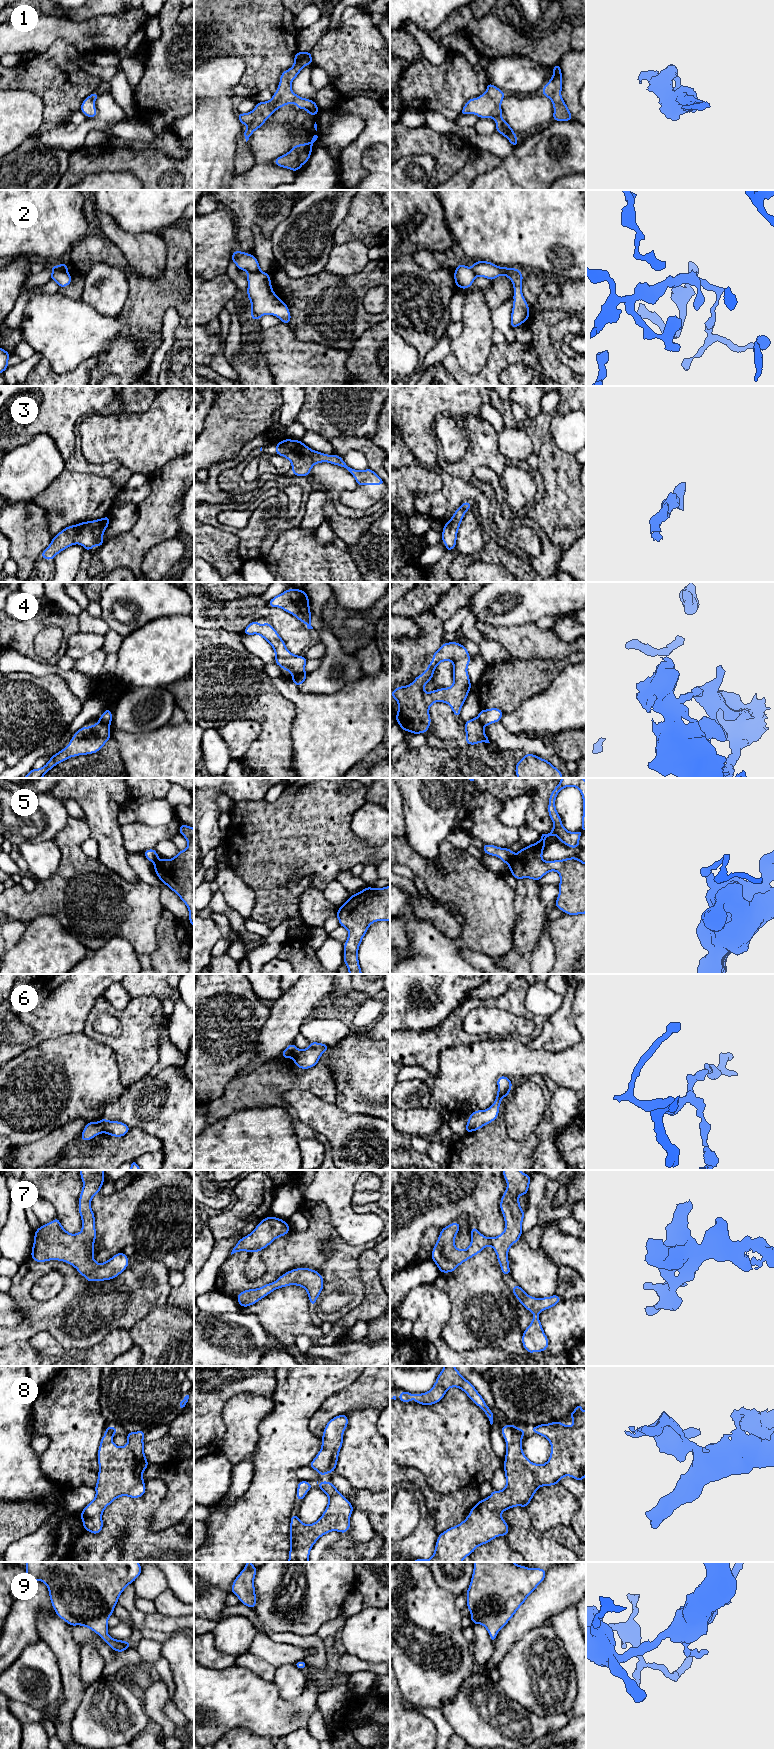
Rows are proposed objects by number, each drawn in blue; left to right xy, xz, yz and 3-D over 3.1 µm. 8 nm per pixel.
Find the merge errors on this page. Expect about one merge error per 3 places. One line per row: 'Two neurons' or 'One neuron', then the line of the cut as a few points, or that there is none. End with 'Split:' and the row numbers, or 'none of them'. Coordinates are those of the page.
1: One neuron. No split
2: Two neurons. Split along xy (52, 270), (64, 270), (66, 272)
3: One neuron. No split
4: Two neurons. Split along xz (304, 672), (292, 674)
5: Two neurons. Split along xy (157, 860), (154, 863)
6: Two neurons. Split along xy (100, 1121), (104, 1131)
7: One neuron. No split
8: One neuron. No split
9: One neuron. No split
Split: 2, 4, 5, 6

